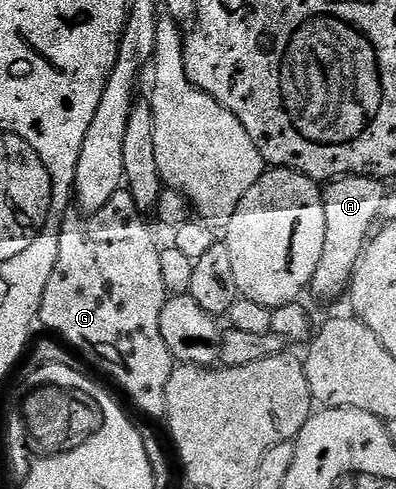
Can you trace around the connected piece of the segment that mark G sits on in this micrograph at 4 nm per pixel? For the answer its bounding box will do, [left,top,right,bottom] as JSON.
[39,189,174,416]

